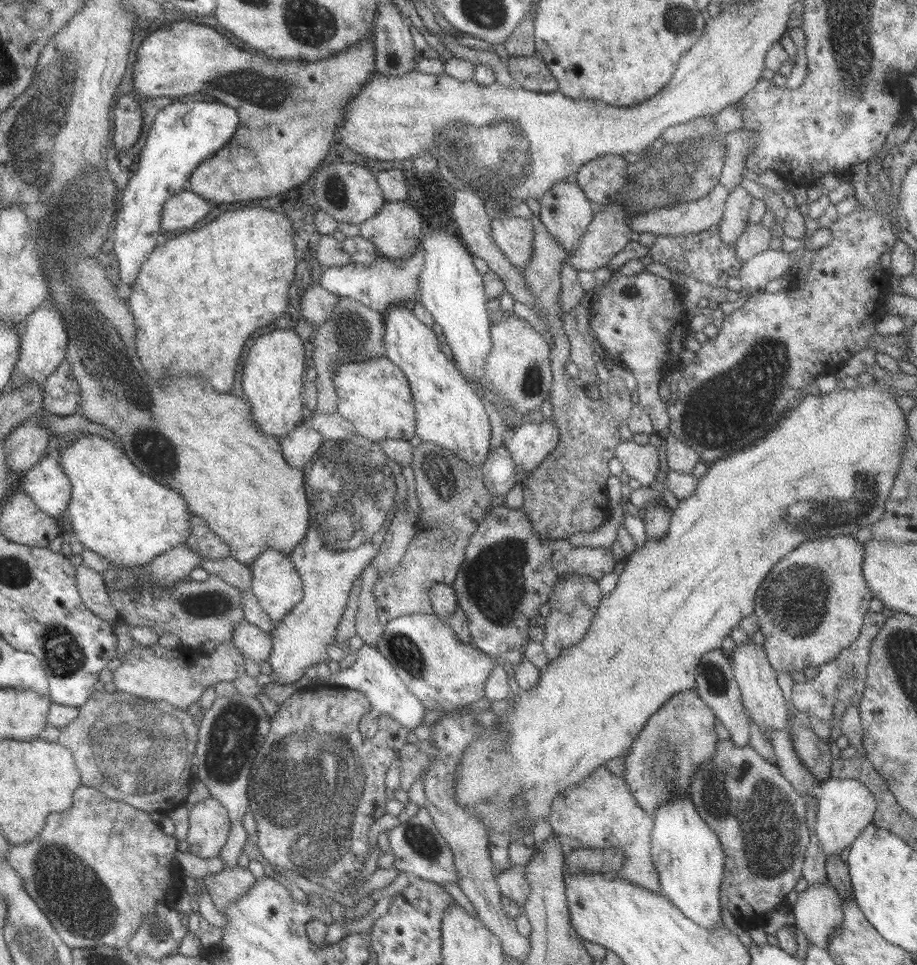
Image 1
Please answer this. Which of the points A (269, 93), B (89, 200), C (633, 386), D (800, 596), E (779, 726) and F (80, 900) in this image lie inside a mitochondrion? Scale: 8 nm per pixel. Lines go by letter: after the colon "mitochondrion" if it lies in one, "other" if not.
A: mitochondrion
B: mitochondrion
C: other
D: mitochondrion
E: other
F: mitochondrion

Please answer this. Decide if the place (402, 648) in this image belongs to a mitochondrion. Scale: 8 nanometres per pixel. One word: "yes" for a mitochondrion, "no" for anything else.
yes

